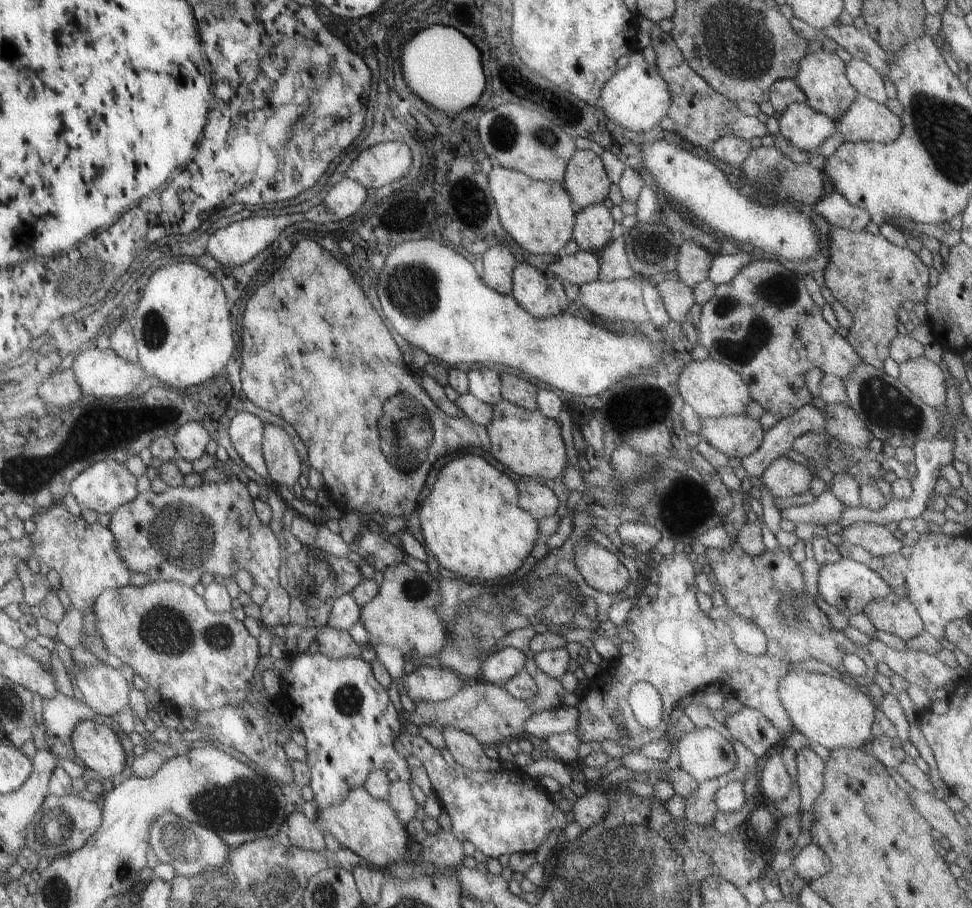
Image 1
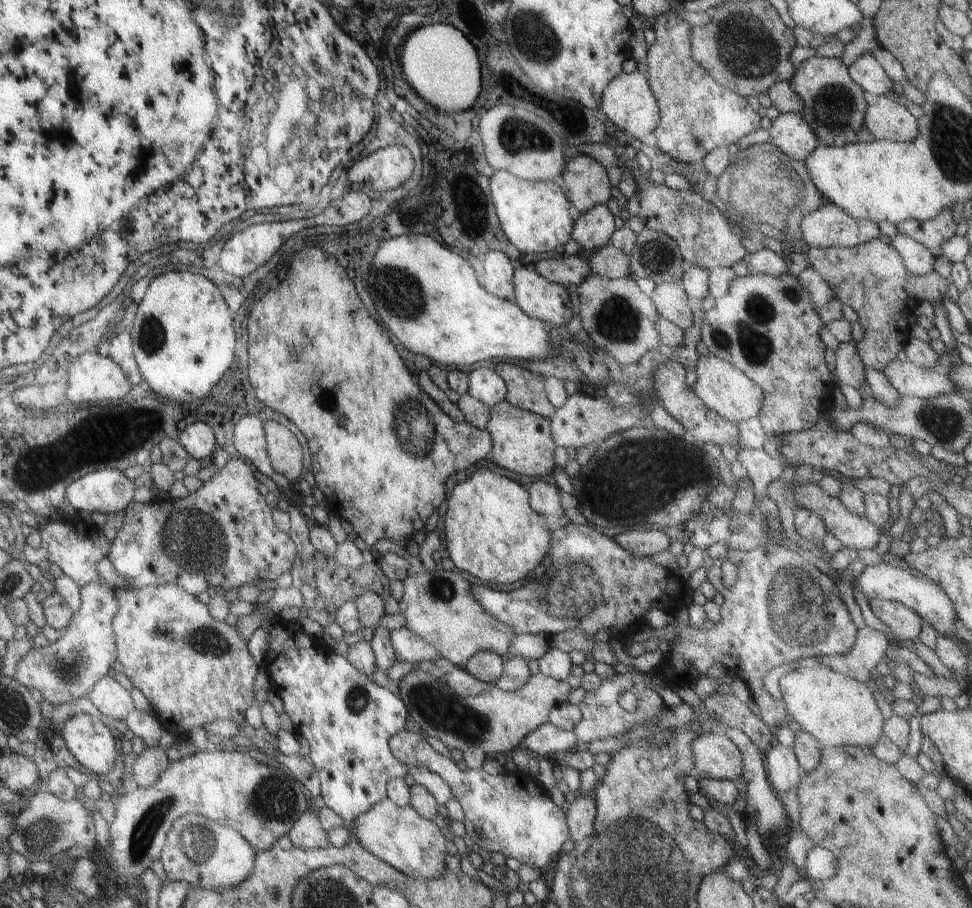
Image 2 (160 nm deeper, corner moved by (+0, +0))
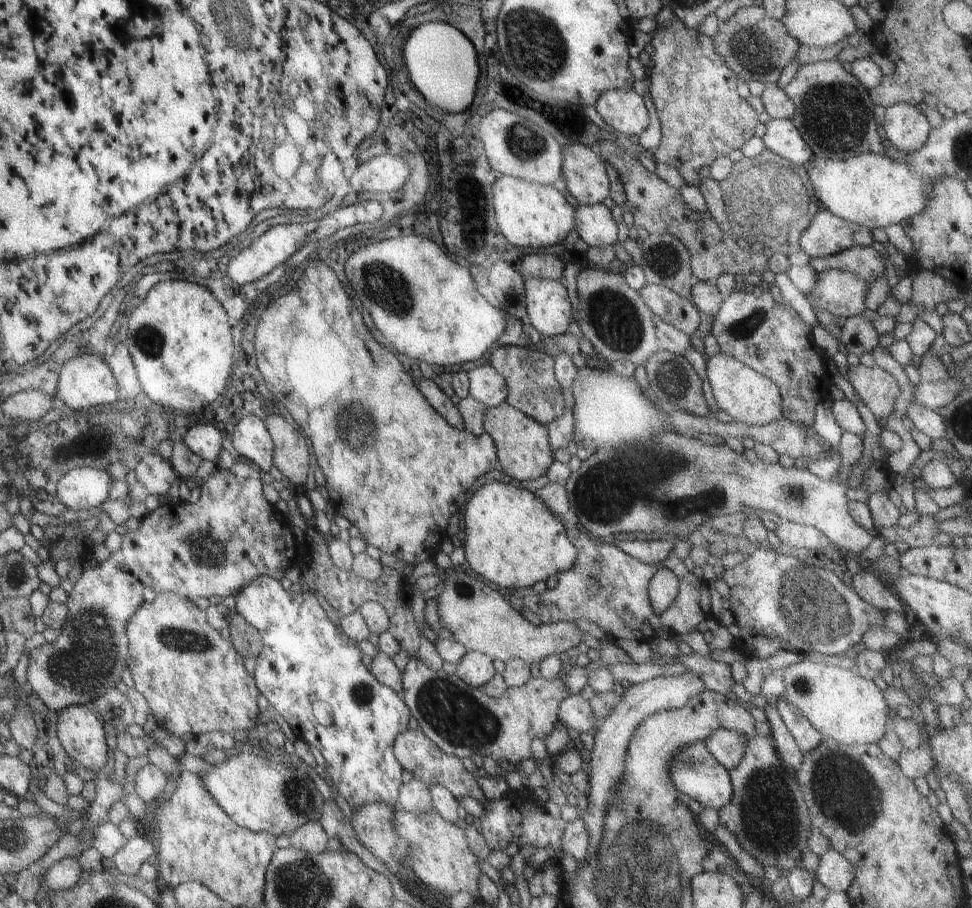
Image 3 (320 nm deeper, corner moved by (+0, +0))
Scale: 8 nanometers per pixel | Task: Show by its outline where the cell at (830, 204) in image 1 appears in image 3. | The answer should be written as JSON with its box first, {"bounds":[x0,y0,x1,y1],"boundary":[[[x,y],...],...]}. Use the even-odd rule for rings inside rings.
{"bounds":[798,208,871,258],"boundary":[[[821,208],[813,214],[805,230],[798,236],[798,245],[809,258],[825,258],[852,246],[871,245],[868,228],[846,222]]]}

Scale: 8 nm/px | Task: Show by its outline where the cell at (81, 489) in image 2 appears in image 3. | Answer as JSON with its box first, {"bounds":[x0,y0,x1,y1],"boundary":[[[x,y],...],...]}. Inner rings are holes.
{"bounds":[55,467,112,509],"boundary":[[[91,467],[76,468],[61,476],[55,494],[65,509],[95,509],[108,498],[112,482],[105,471]]]}

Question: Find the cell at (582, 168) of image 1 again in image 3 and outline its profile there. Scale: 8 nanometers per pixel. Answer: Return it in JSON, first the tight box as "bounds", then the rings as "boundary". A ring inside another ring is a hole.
{"bounds":[561,144,608,205],"boundary":[[[568,144],[562,148],[561,177],[578,205],[602,203],[608,195],[605,164],[594,148]]]}

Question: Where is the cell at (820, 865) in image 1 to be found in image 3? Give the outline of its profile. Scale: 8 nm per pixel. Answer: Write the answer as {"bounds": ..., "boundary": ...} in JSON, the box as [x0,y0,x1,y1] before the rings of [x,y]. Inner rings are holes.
{"bounds":[814,849,854,892],"boundary":[[[834,849],[827,850],[818,856],[819,863],[814,871],[814,878],[831,890],[846,892],[854,877],[850,862]]]}

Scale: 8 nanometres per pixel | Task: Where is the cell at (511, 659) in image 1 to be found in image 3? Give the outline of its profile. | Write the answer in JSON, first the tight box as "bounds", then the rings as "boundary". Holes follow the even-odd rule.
{"bounds":[454,651,495,688],"boundary":[[[467,651],[466,655],[455,665],[454,674],[465,684],[481,688],[495,674],[491,661],[483,653]]]}

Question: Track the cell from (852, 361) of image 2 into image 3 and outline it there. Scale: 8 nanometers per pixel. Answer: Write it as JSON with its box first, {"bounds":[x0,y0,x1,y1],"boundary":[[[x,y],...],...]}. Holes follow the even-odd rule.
{"bounds":[837,314,879,356],"boundary":[[[859,314],[846,317],[837,340],[843,353],[851,352],[859,356],[877,348],[877,338],[879,335],[871,321]]]}

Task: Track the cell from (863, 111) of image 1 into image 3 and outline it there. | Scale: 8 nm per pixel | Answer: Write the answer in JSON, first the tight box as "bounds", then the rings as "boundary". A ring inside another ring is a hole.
{"bounds":[879,102,929,152],"boundary":[[[897,102],[884,108],[879,131],[893,148],[910,152],[921,148],[929,128],[927,118],[915,106]]]}

